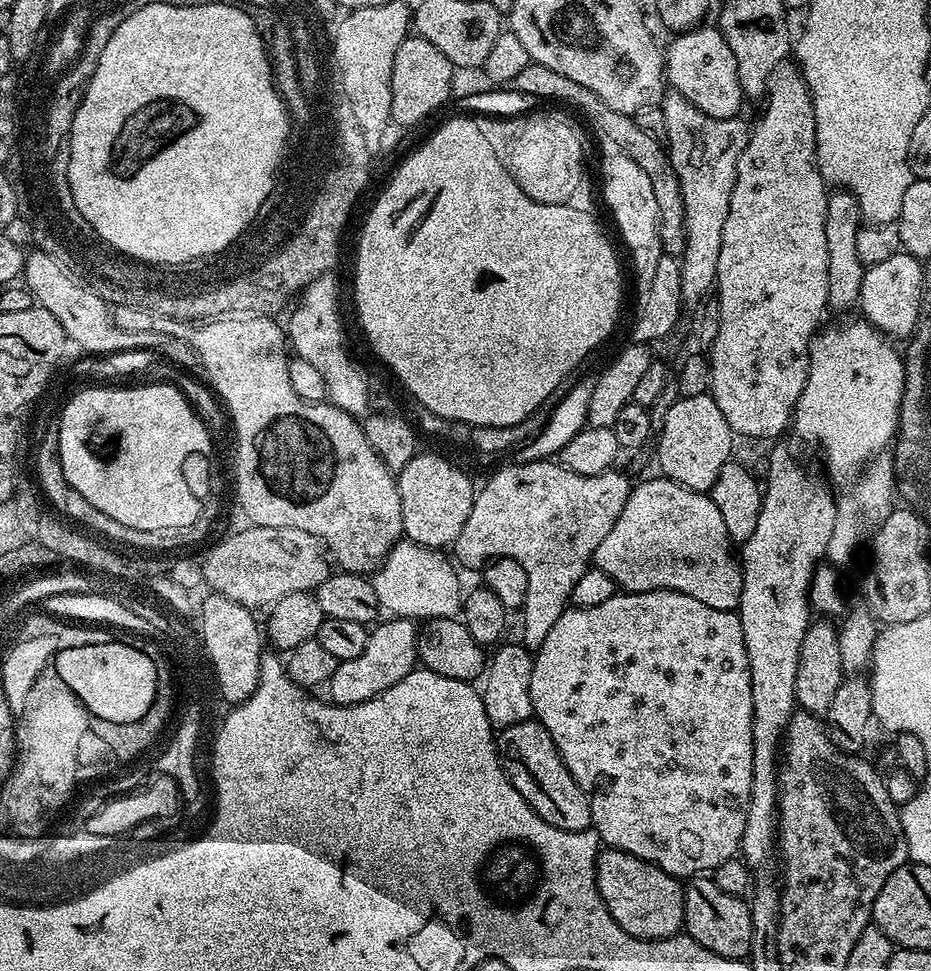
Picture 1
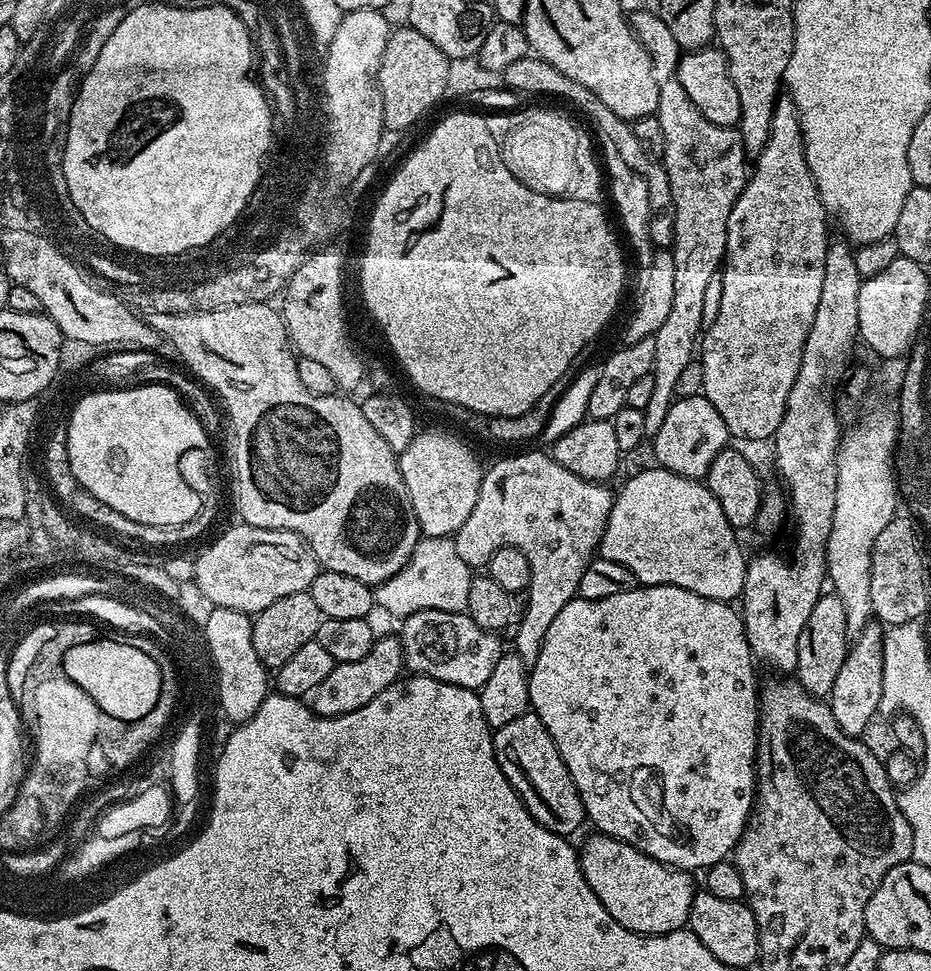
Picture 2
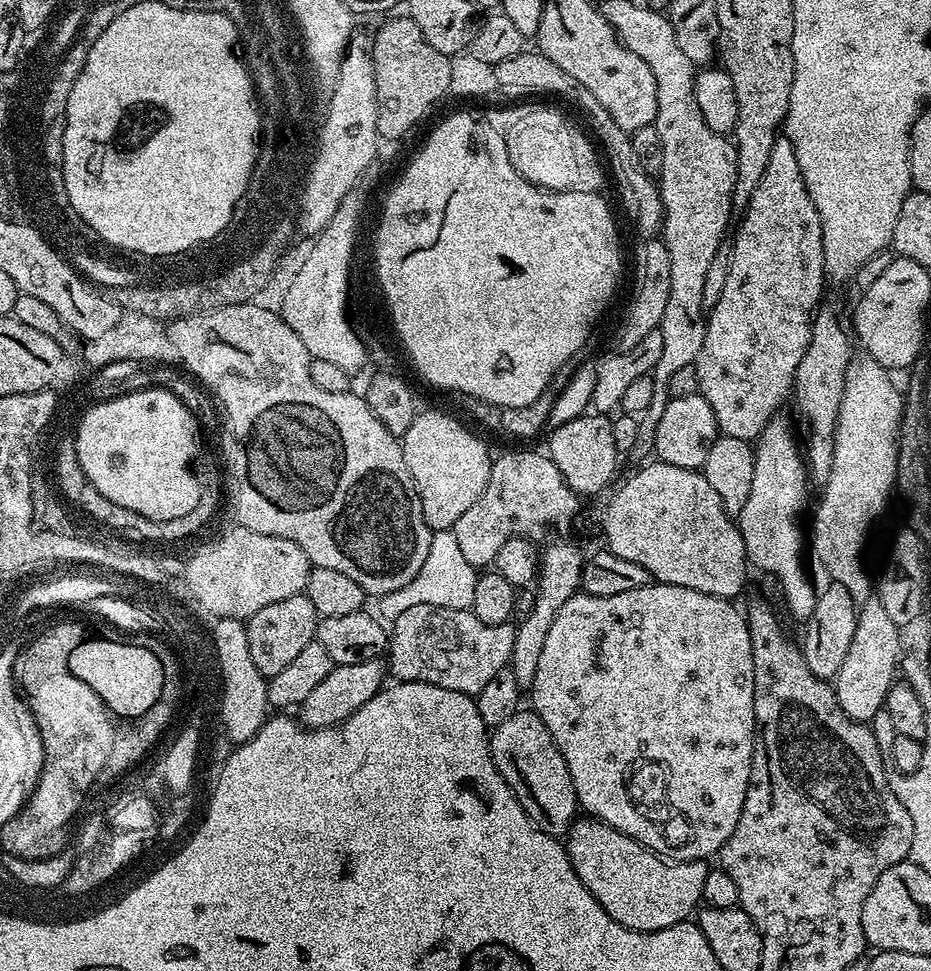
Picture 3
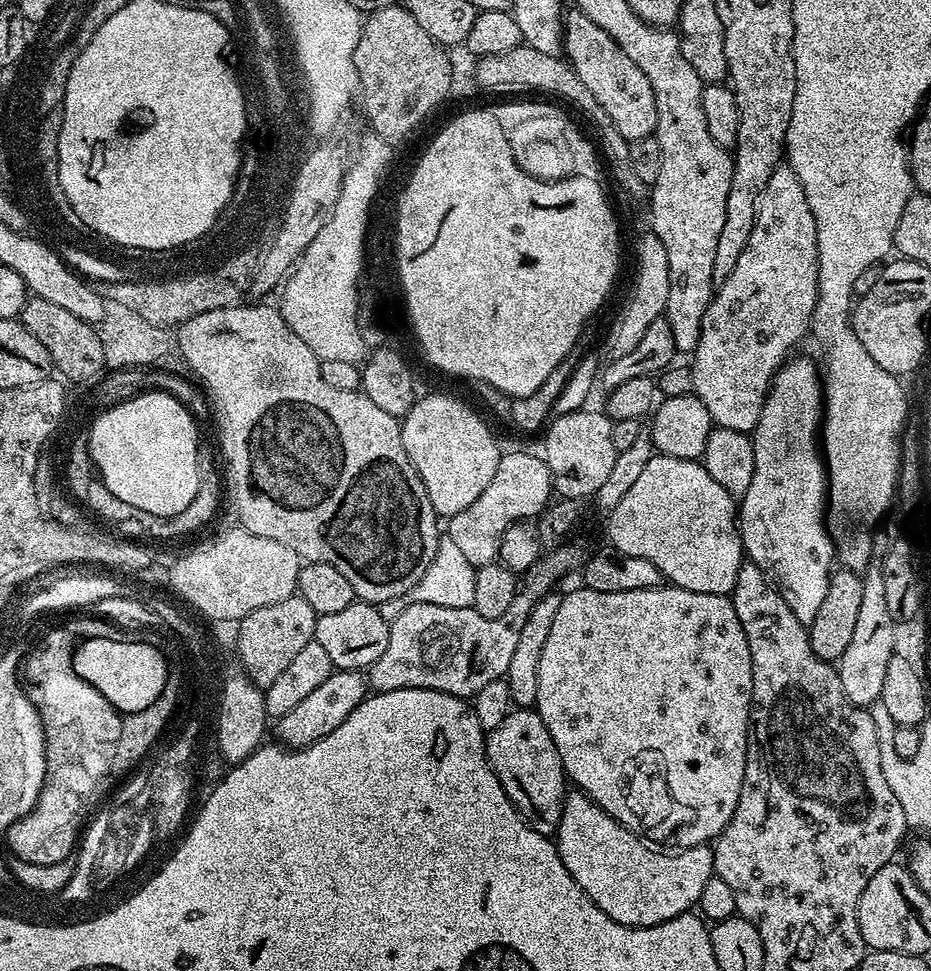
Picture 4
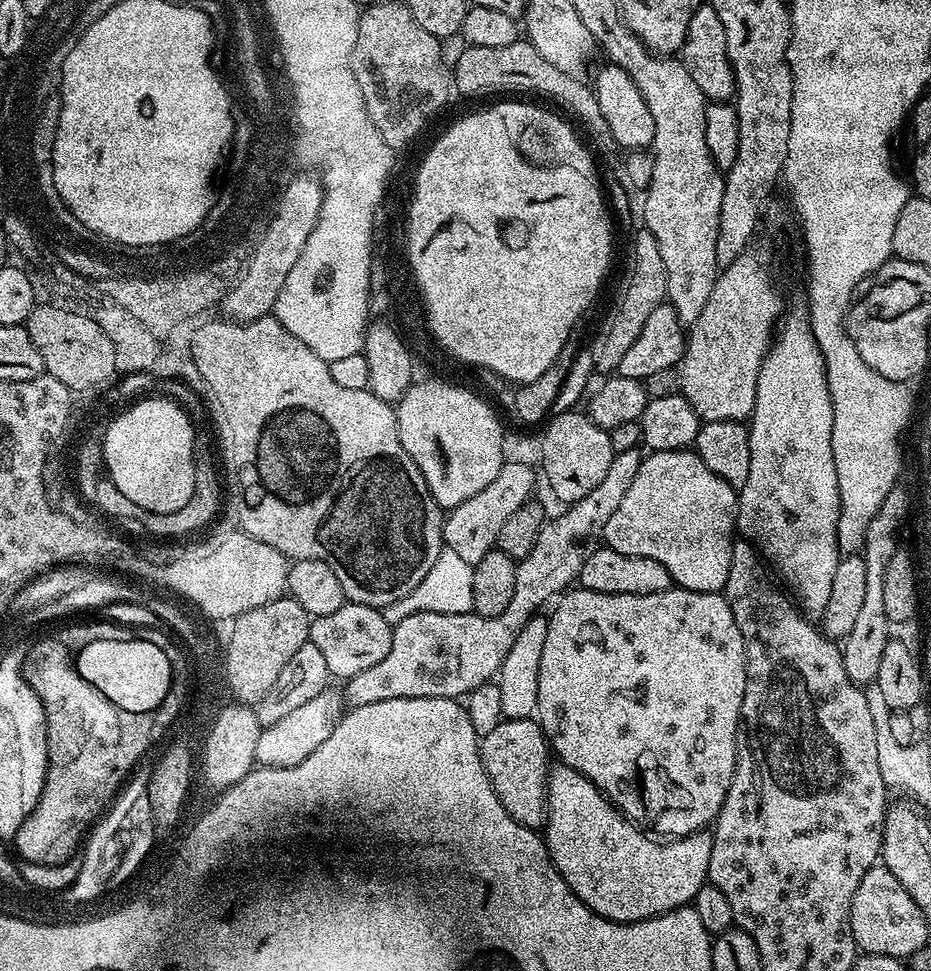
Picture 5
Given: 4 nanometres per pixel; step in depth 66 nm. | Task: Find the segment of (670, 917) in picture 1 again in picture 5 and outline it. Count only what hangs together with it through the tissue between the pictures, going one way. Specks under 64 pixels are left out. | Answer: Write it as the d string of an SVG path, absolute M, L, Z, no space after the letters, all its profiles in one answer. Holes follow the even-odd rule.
M557 763L551 769L548 775L548 823L542 829L544 845L566 886L570 886L572 893L602 918L619 924L649 920L651 916L691 905L692 899L707 881L712 849L711 831L692 832L689 836L668 838L663 842L651 840L647 834L643 827L621 814L600 793L598 786L590 782L590 778L578 774L578 770L569 764Z

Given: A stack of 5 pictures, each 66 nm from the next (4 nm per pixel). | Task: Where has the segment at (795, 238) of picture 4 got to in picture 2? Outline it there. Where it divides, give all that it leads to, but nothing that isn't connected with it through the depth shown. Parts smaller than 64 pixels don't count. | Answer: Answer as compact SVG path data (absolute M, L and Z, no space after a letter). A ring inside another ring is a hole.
M781 98L776 102L776 113L770 126L770 134L766 138L766 146L760 155L755 157L750 175L744 181L744 189L734 202L734 210L730 210L728 219L728 233L726 234L726 250L722 271L722 306L718 309L718 318L714 318L714 326L710 326L703 333L698 345L698 359L702 366L703 396L722 414L722 422L726 422L726 430L732 438L766 438L775 437L778 426L786 414L786 402L790 398L790 390L794 380L798 378L798 370L802 366L802 350L806 346L806 338L810 334L810 326L814 326L814 314L818 310L818 297L822 295L822 274L826 274L826 250L830 243L828 236L829 213L824 210L824 203L816 189L814 178L810 174L810 166L804 157L804 132L800 129L800 113L796 110L796 103L791 98Z

